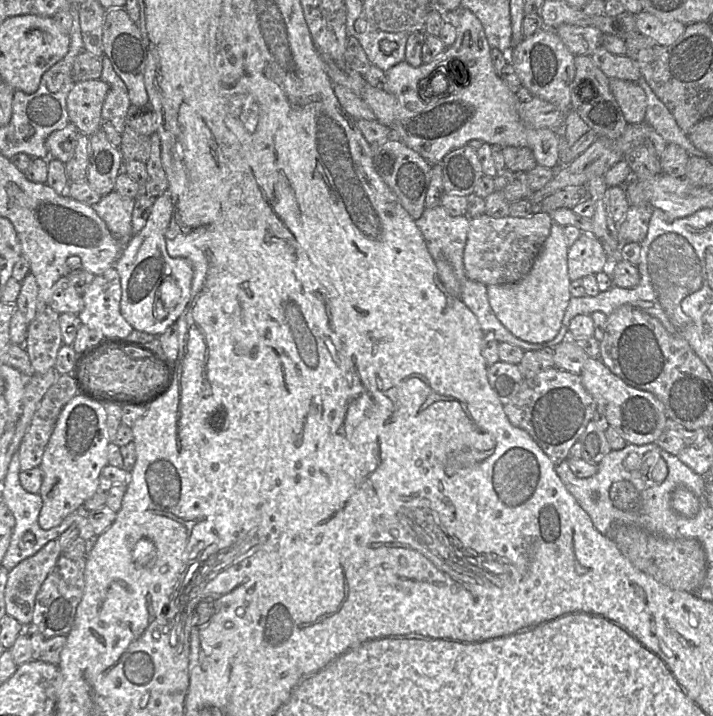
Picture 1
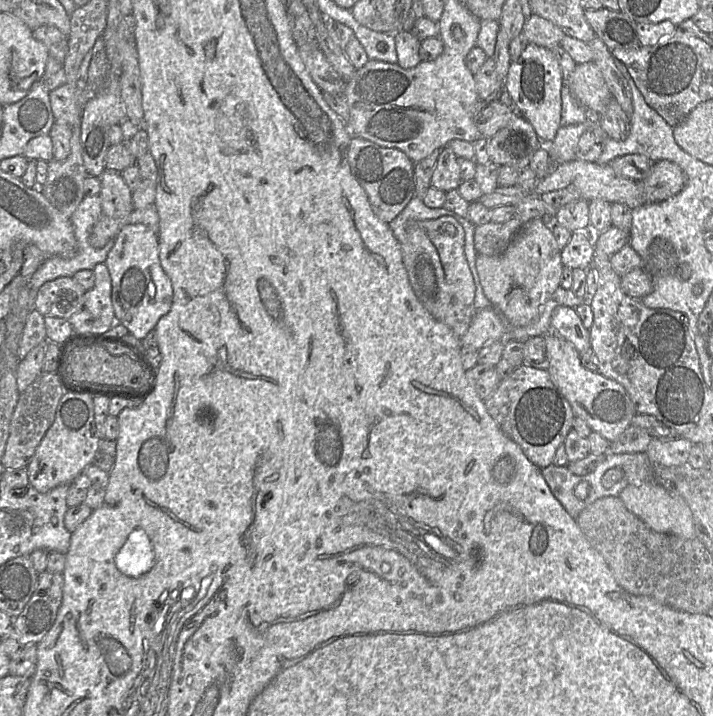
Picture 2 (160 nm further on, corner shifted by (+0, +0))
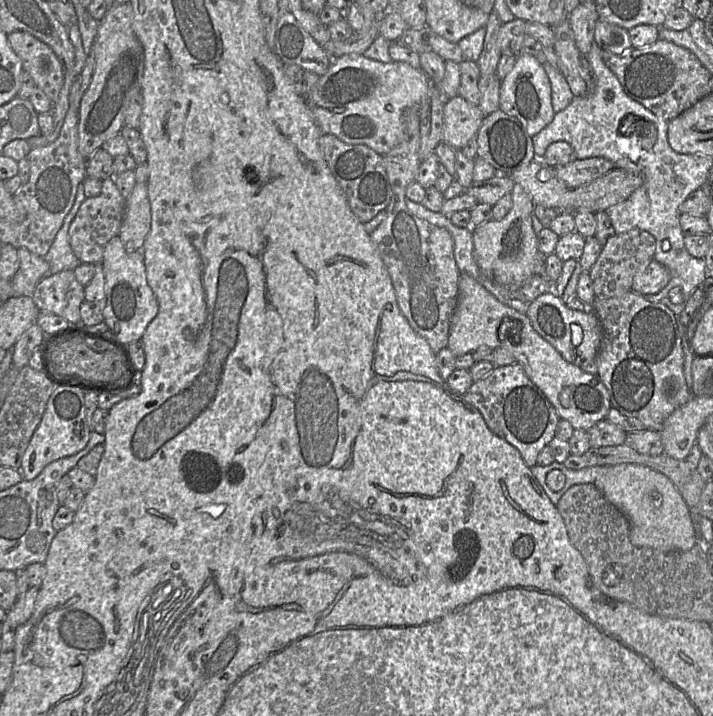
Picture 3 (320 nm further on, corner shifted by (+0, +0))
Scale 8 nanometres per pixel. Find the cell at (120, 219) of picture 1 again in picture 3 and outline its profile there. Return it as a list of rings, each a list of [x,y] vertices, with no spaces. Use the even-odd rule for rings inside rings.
[[[81,183],[77,189],[74,205],[64,218],[47,254],[43,256],[49,264],[49,270],[46,273],[46,276],[56,274],[63,270],[73,271],[81,264],[81,261],[76,257],[71,249],[69,228],[85,199],[84,187],[83,183]]]

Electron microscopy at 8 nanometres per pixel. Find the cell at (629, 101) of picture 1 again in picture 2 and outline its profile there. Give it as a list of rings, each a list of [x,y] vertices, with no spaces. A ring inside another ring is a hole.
[[[593,62],[577,63],[567,86],[577,101],[594,113],[602,113],[612,99],[601,71]]]

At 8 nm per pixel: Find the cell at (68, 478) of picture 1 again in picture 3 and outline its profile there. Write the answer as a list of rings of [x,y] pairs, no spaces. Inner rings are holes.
[[[56,386],[18,468],[24,480],[34,479],[52,461],[74,455],[87,445],[94,429],[87,423],[84,395],[85,391],[76,387]]]

